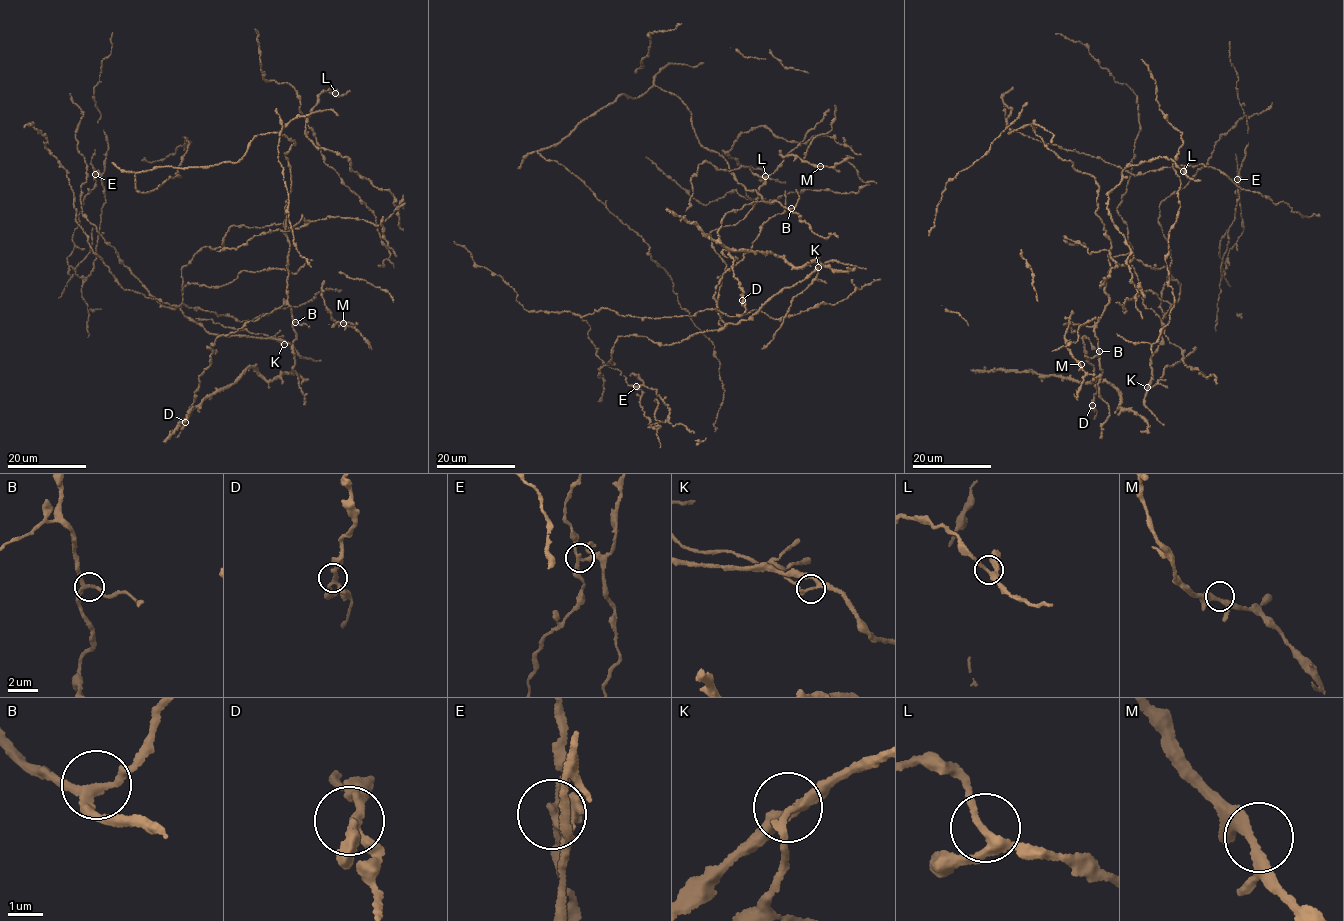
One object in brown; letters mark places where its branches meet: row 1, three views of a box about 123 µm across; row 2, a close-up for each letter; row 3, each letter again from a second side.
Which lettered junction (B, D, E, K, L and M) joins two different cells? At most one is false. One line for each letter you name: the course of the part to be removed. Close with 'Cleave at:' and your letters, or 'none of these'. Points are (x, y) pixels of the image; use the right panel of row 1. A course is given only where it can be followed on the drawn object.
E: foreign part runs (1236, 179), (1239, 197), (1220, 272), (1224, 271), (1219, 253), (1221, 238), (1229, 229)
Cleave at: E

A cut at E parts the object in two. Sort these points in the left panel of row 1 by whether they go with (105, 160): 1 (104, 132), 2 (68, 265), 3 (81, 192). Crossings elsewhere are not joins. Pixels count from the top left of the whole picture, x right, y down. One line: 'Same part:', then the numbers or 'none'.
Same part: 1

